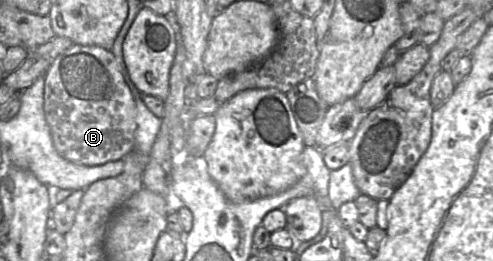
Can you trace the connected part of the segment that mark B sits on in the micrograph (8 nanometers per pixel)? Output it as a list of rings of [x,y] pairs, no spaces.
[[[73,44],[51,62],[45,74],[44,113],[55,148],[62,157],[73,163],[103,165],[121,160],[135,149],[137,109],[134,97],[114,55],[103,47]]]

